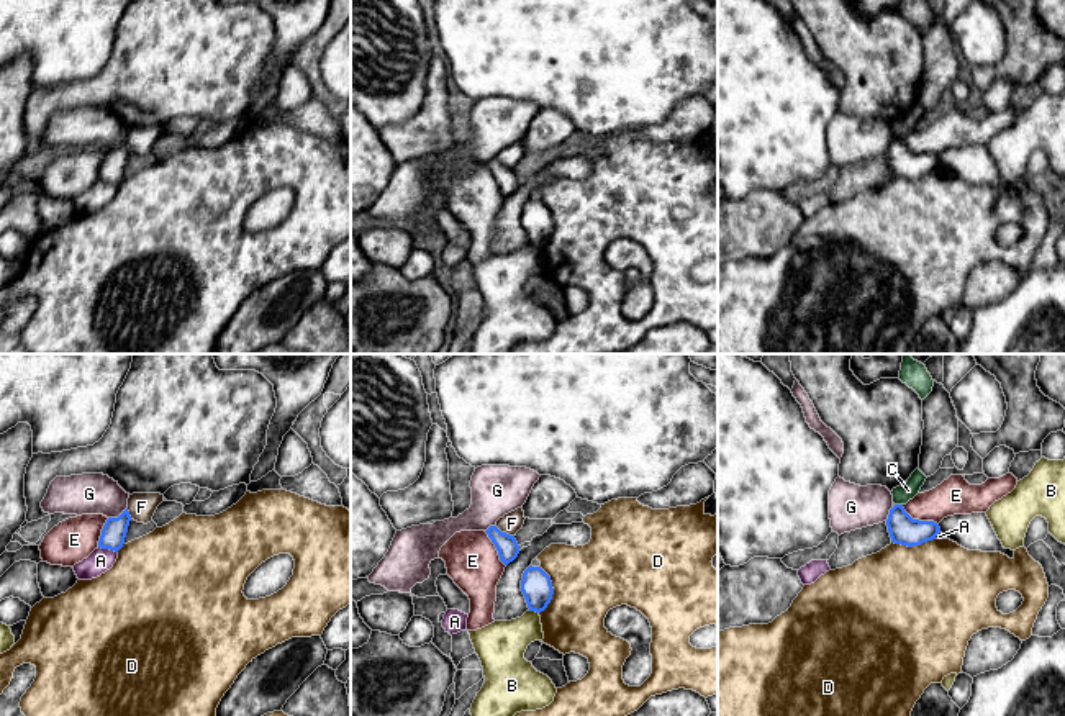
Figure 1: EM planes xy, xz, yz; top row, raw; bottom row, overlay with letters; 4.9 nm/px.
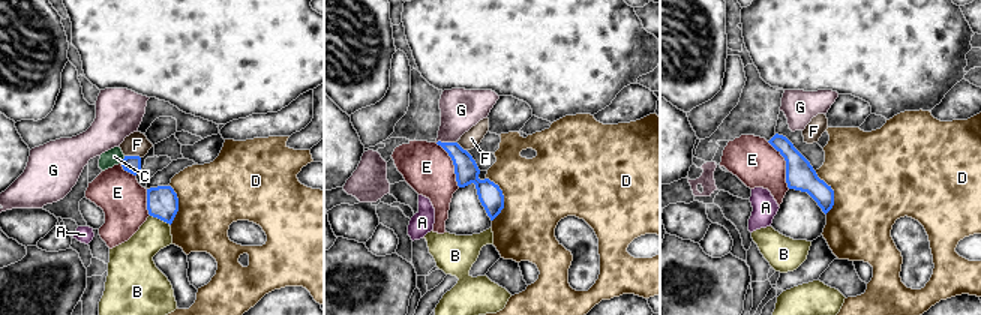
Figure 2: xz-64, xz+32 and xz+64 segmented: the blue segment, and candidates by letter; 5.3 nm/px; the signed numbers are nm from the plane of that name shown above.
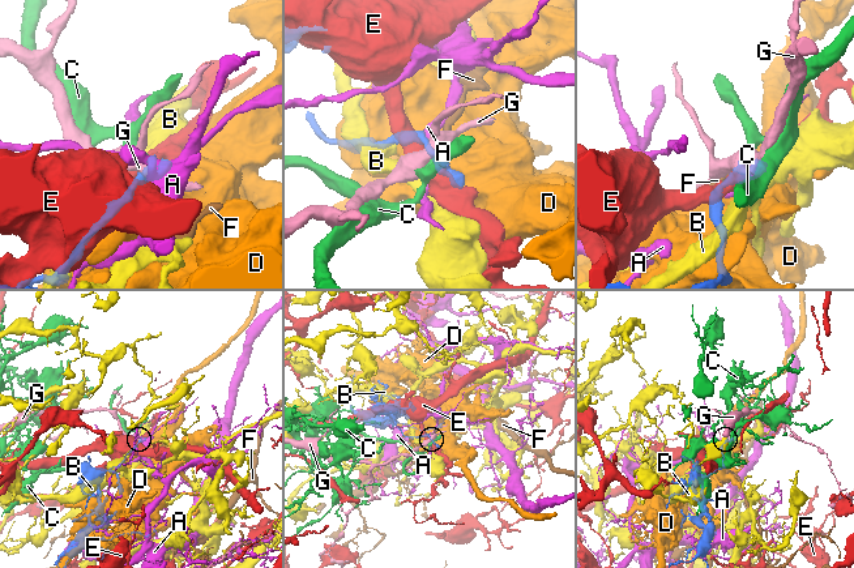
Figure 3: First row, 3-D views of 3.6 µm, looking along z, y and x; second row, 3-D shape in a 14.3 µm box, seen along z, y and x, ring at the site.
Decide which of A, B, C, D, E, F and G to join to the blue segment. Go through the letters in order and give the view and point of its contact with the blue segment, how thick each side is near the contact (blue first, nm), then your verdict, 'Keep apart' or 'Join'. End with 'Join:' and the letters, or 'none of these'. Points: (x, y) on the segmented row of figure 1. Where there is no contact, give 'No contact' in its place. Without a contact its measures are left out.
A: Touches blue at xy (108, 548). Thickness 120 nm (blue) against 120 nm. Keep apart
B: Touches blue at xz (534, 610). Thickness 150 nm (blue) against 240 nm. Keep apart
C: Touches blue at yz (898, 505). Thickness 150 nm (blue) against 90 nm. Keep apart
D: Touches blue at xz (552, 590). Thickness 150 nm (blue) against 360 nm. Keep apart
E: Touches blue at yz (918, 520). Thickness 150 nm (blue) against 180 nm. Keep apart
F: Touches blue at xz (505, 533). Thickness 110 nm (blue) against 100 nm. Keep apart
G: Touches blue at xy (118, 516). Thickness 120 nm (blue) against 200 nm. Keep apart
Join: none of these

